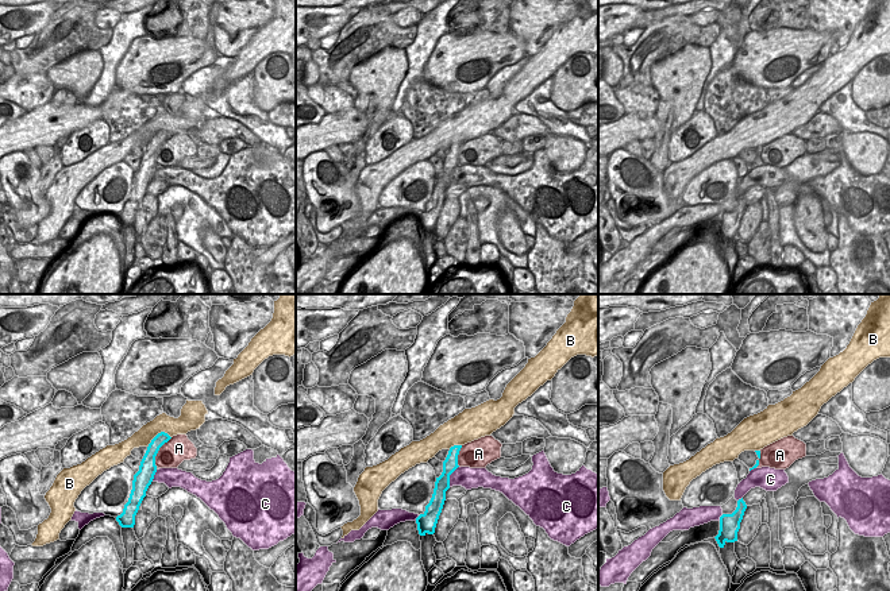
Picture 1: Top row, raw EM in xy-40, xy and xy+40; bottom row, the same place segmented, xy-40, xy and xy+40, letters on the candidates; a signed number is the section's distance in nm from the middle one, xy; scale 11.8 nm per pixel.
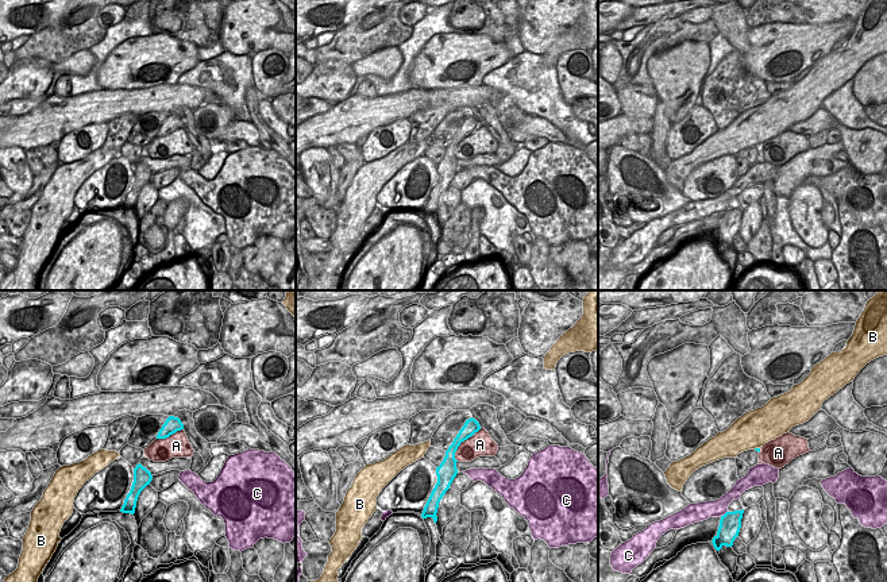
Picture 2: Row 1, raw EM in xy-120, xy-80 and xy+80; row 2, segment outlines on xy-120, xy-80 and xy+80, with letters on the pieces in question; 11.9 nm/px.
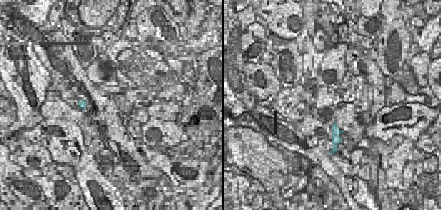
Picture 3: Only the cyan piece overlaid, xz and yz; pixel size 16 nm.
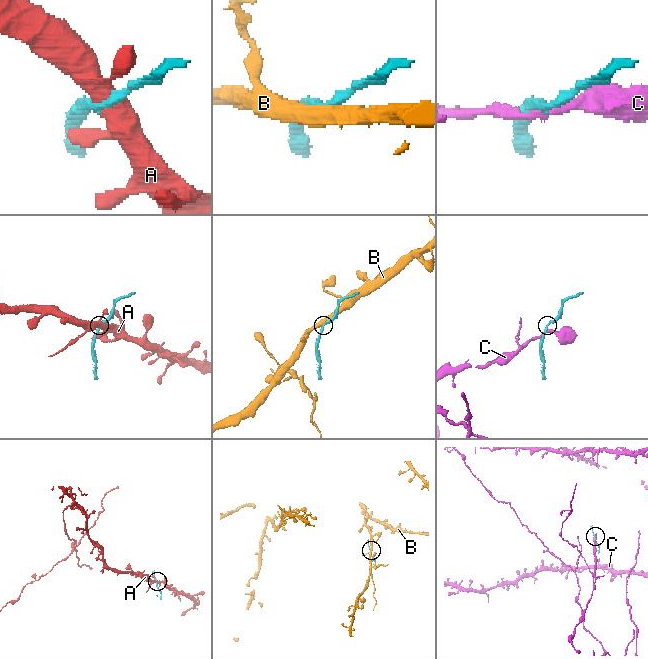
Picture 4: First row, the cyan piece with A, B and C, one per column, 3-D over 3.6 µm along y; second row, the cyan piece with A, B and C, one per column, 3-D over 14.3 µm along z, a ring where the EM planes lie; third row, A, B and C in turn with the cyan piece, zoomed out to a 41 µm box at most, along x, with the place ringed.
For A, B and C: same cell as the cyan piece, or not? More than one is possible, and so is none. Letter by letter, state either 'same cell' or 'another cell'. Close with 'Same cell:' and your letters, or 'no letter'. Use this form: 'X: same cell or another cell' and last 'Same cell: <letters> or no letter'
A: another cell
B: another cell
C: another cell
Same cell: no letter

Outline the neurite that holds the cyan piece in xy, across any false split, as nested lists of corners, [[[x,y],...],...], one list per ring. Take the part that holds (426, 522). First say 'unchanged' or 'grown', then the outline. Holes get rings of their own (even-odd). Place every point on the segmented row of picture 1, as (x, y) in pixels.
unchanged; [[[454,445],[450,448],[448,455],[443,461],[443,472],[436,478],[432,498],[425,506],[425,511],[416,518],[420,536],[435,533],[435,528],[446,501],[446,491],[450,488],[450,475],[459,467],[458,455],[461,448],[462,445]]]

